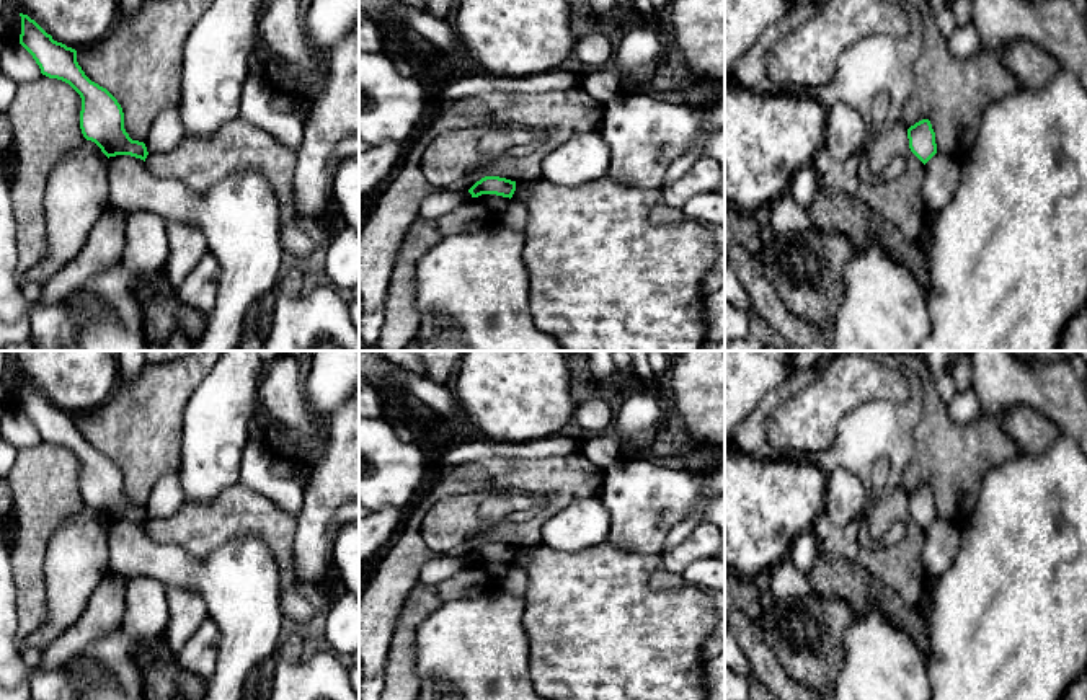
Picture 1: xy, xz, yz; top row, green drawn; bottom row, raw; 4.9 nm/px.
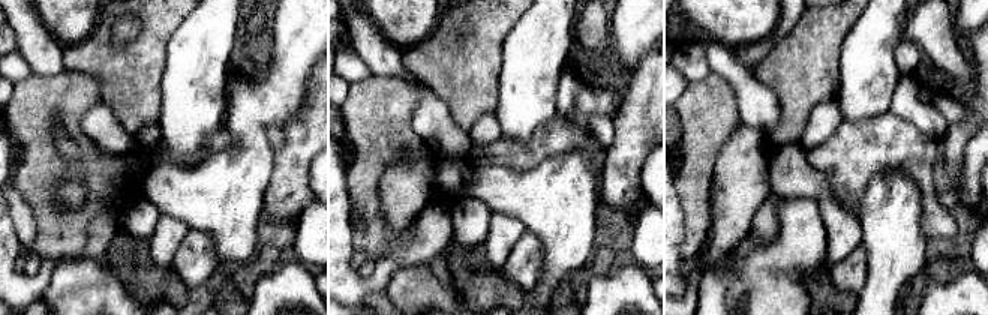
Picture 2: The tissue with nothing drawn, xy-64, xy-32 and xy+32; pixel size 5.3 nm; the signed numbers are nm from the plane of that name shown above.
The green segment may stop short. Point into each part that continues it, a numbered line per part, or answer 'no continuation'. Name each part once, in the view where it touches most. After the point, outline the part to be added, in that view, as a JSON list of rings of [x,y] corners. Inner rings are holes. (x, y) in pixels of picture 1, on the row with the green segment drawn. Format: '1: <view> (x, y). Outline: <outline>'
no continuation

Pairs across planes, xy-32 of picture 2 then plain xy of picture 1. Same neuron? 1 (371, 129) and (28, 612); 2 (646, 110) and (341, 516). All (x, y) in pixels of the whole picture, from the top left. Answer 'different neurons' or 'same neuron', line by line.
1: same neuron
2: different neurons

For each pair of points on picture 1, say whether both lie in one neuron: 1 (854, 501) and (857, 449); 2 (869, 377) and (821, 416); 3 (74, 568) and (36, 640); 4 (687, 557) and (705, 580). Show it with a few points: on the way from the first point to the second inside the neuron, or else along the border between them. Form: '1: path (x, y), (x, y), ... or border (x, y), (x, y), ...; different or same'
1: border (826, 475), (847, 469), (864, 483); different
2: path (857, 381), (833, 405); same
3: path (69, 586), (64, 612), (54, 625); same
4: border (707, 557), (691, 563), (681, 573); different

